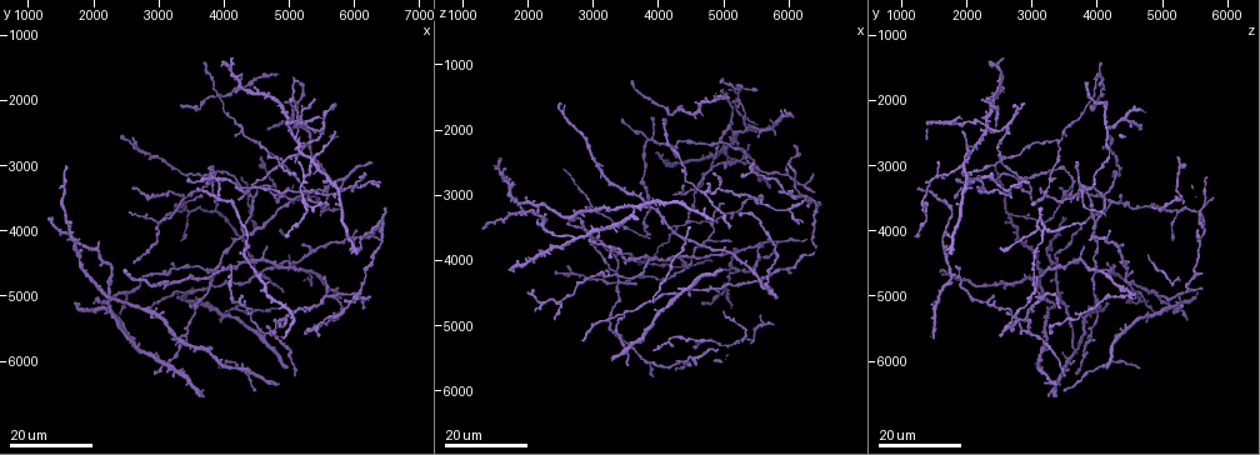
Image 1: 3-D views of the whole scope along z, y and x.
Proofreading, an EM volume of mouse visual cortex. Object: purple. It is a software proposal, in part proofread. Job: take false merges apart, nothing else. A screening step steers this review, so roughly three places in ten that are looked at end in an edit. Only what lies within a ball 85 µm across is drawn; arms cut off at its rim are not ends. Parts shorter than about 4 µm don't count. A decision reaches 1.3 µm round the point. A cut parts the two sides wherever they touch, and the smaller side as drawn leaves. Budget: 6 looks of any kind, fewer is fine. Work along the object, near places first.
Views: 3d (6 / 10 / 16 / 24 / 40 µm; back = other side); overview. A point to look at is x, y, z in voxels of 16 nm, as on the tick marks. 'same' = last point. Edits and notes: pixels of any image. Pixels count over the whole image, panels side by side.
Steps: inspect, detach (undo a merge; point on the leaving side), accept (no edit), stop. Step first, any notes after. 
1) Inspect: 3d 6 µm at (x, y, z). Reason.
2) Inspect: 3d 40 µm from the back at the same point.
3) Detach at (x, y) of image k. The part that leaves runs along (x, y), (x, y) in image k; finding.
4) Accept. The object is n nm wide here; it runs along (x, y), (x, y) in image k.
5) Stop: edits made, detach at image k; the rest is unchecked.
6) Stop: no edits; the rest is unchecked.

Inspect: 3d 16 µm at (5600, 5000, 3100). Arms part here.

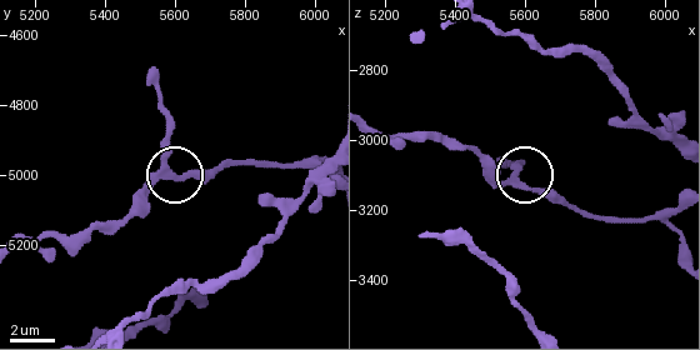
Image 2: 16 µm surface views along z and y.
Inspect: 3d 6 µm at (5590, 4990, 3120).

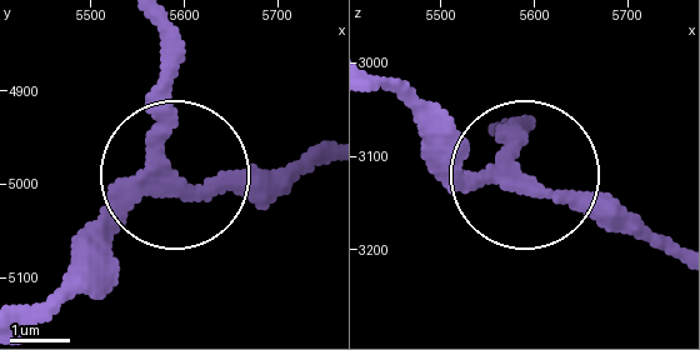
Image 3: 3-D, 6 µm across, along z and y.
Accept. It runs along (31, 316), (175, 181), (165, 23) in image 3; continuous, no second neuron.

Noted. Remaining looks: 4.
Inspect: 3d 16 µm at (5600, 3400, 3750). Two arms at a narrow angle.

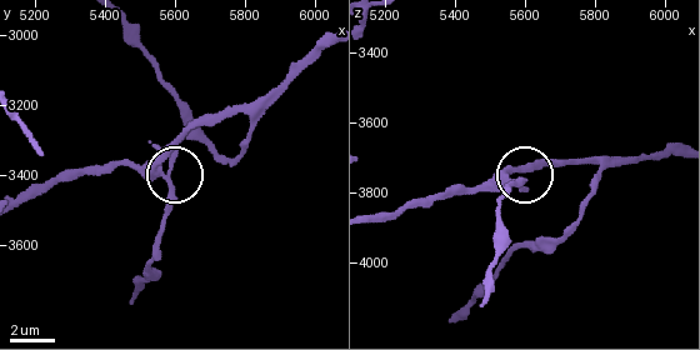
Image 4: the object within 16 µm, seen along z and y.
Inspect: 3d 6 µm at (5550, 3390, 3760). Zoom in.

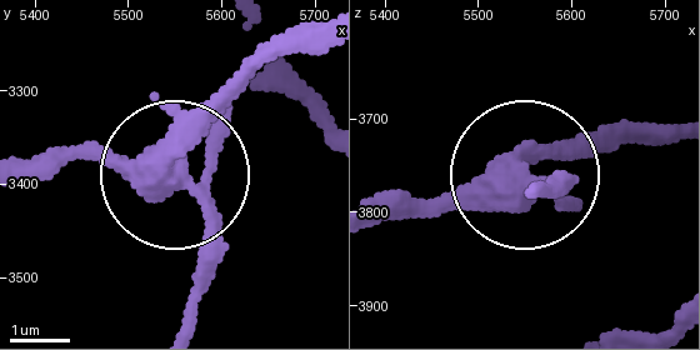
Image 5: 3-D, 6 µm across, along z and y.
Detach at (206, 283) of image 5. 5 arms meet here; the part that leaves runs along (203, 201), (193, 316) in image 5; a second neuron is stuck on.

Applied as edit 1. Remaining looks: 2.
Stop: edits made, detach at image 5; the rest is unchecked.

